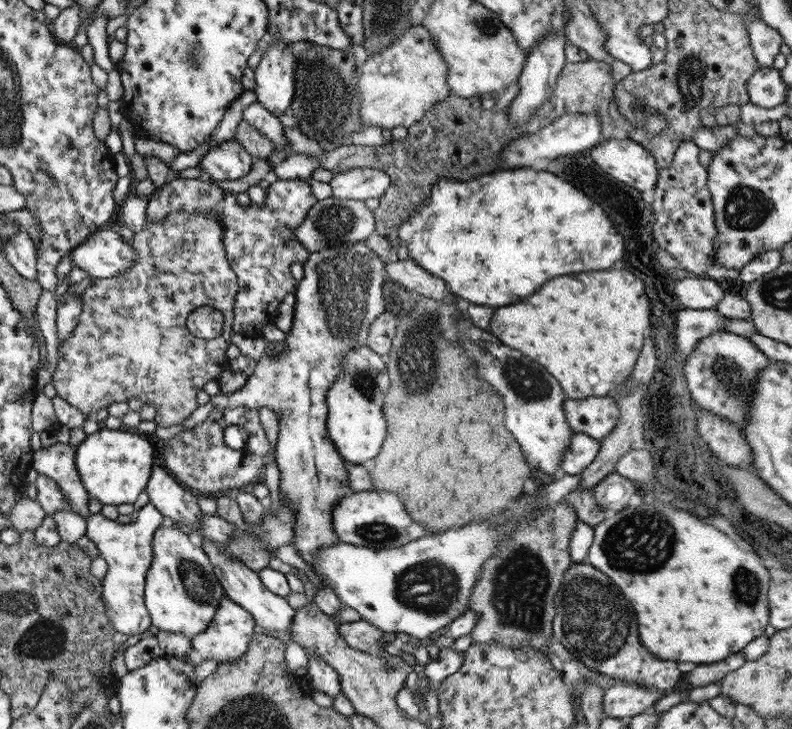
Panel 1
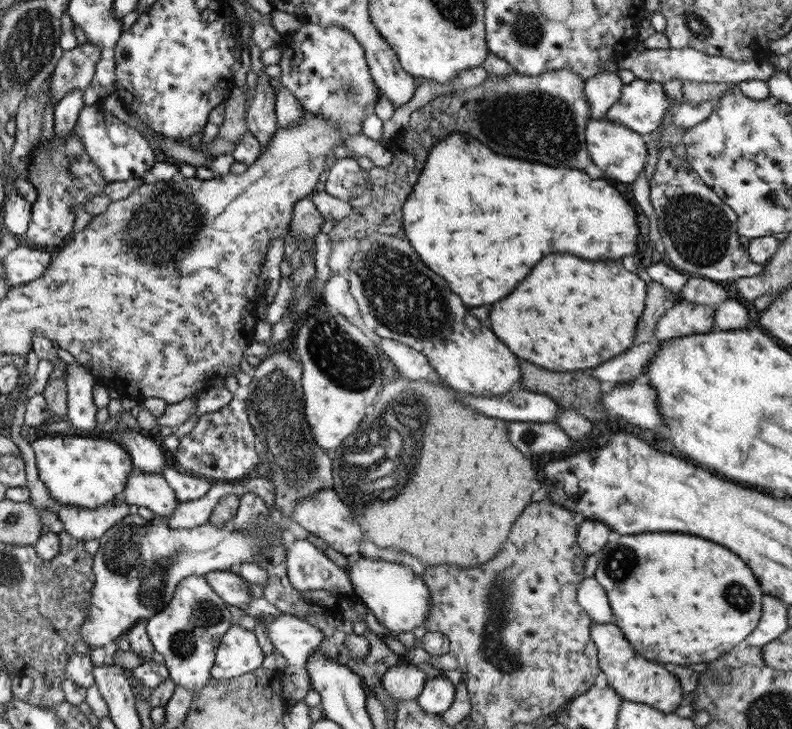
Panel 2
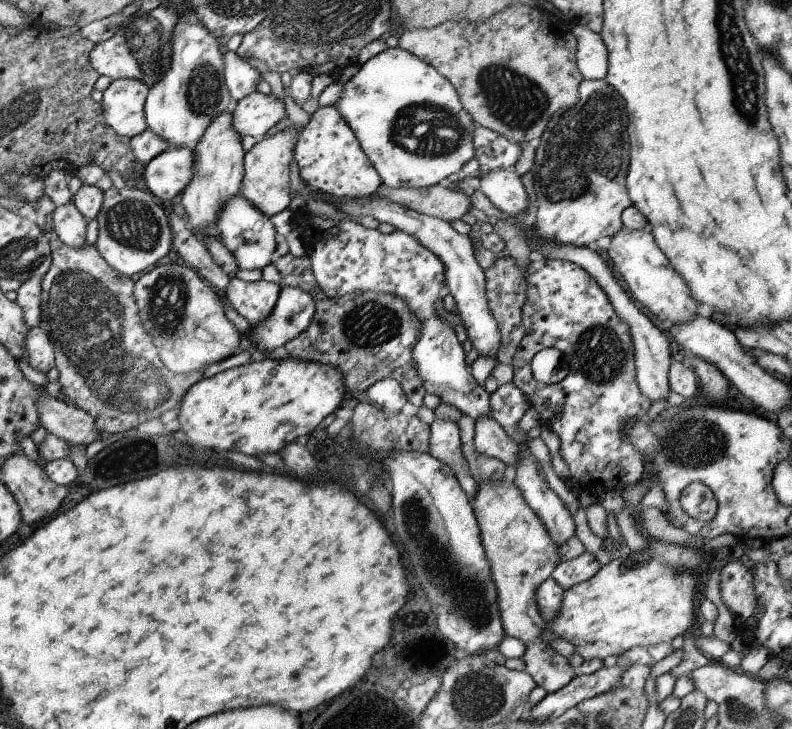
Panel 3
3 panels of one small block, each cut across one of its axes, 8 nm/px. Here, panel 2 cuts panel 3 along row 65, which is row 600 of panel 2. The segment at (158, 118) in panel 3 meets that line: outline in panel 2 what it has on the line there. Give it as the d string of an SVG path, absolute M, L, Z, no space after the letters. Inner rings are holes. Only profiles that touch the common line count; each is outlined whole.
M189 576L177 582L171 601L146 619L145 630L155 657L167 667L174 686L193 693L199 692L210 677L215 649L229 626L231 614L223 600L211 590L203 576Z

